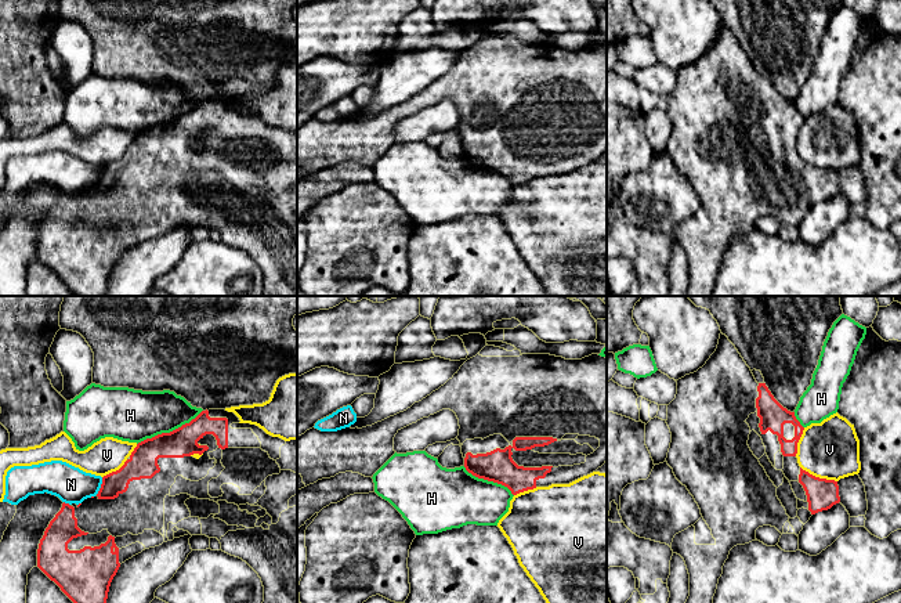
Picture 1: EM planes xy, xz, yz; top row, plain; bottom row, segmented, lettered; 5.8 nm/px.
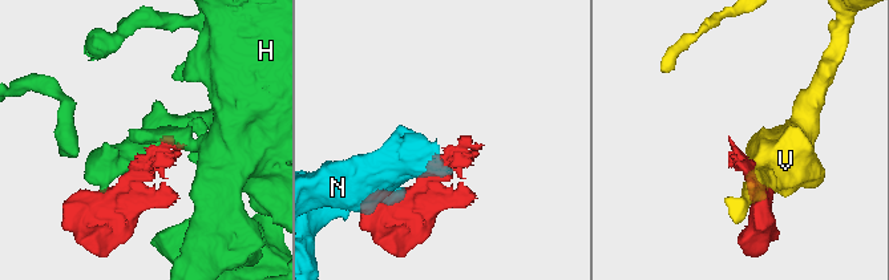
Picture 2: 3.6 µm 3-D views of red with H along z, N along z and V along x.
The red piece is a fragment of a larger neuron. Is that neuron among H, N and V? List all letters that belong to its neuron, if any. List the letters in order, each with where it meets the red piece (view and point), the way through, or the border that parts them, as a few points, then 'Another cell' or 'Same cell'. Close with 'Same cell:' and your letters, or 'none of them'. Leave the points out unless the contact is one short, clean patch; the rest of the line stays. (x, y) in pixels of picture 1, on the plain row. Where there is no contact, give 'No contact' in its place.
H: Touches red at xy (170, 122). Boundary: xy (202, 100), (188, 112), (169, 122), (147, 127), (137, 134). Another cell
N: Touches red at xy (101, 176). Another cell
V: Touches red at yz (818, 168). Another cell
Same cell: none of them

